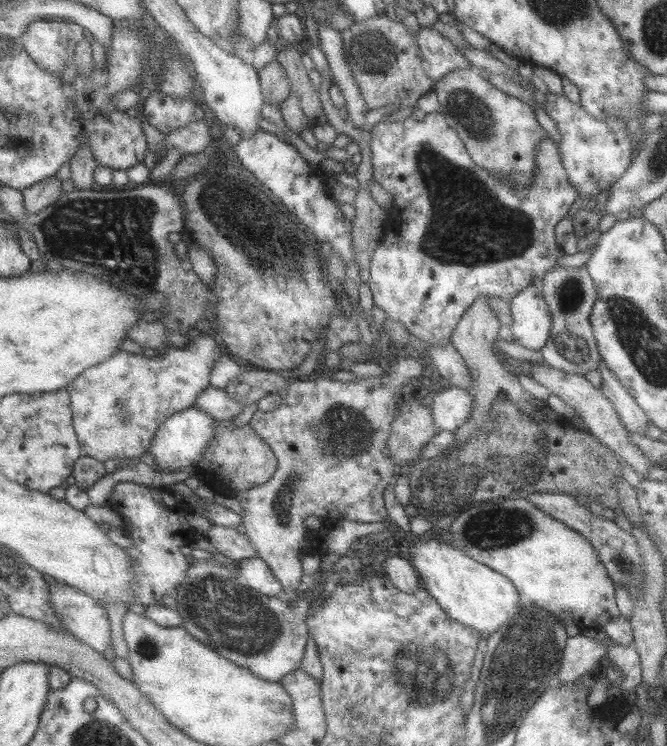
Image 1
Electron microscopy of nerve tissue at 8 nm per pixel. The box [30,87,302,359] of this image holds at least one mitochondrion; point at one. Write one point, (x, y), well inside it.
(115, 233)

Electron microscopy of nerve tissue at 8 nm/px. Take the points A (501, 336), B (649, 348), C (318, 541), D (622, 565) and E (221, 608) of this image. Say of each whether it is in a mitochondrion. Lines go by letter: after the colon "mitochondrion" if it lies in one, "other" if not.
A: other
B: mitochondrion
C: other
D: mitochondrion
E: mitochondrion

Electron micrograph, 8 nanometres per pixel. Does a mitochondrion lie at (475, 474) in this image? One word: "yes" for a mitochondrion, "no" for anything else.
yes

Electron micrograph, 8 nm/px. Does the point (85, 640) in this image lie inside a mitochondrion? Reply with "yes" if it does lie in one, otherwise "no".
no

